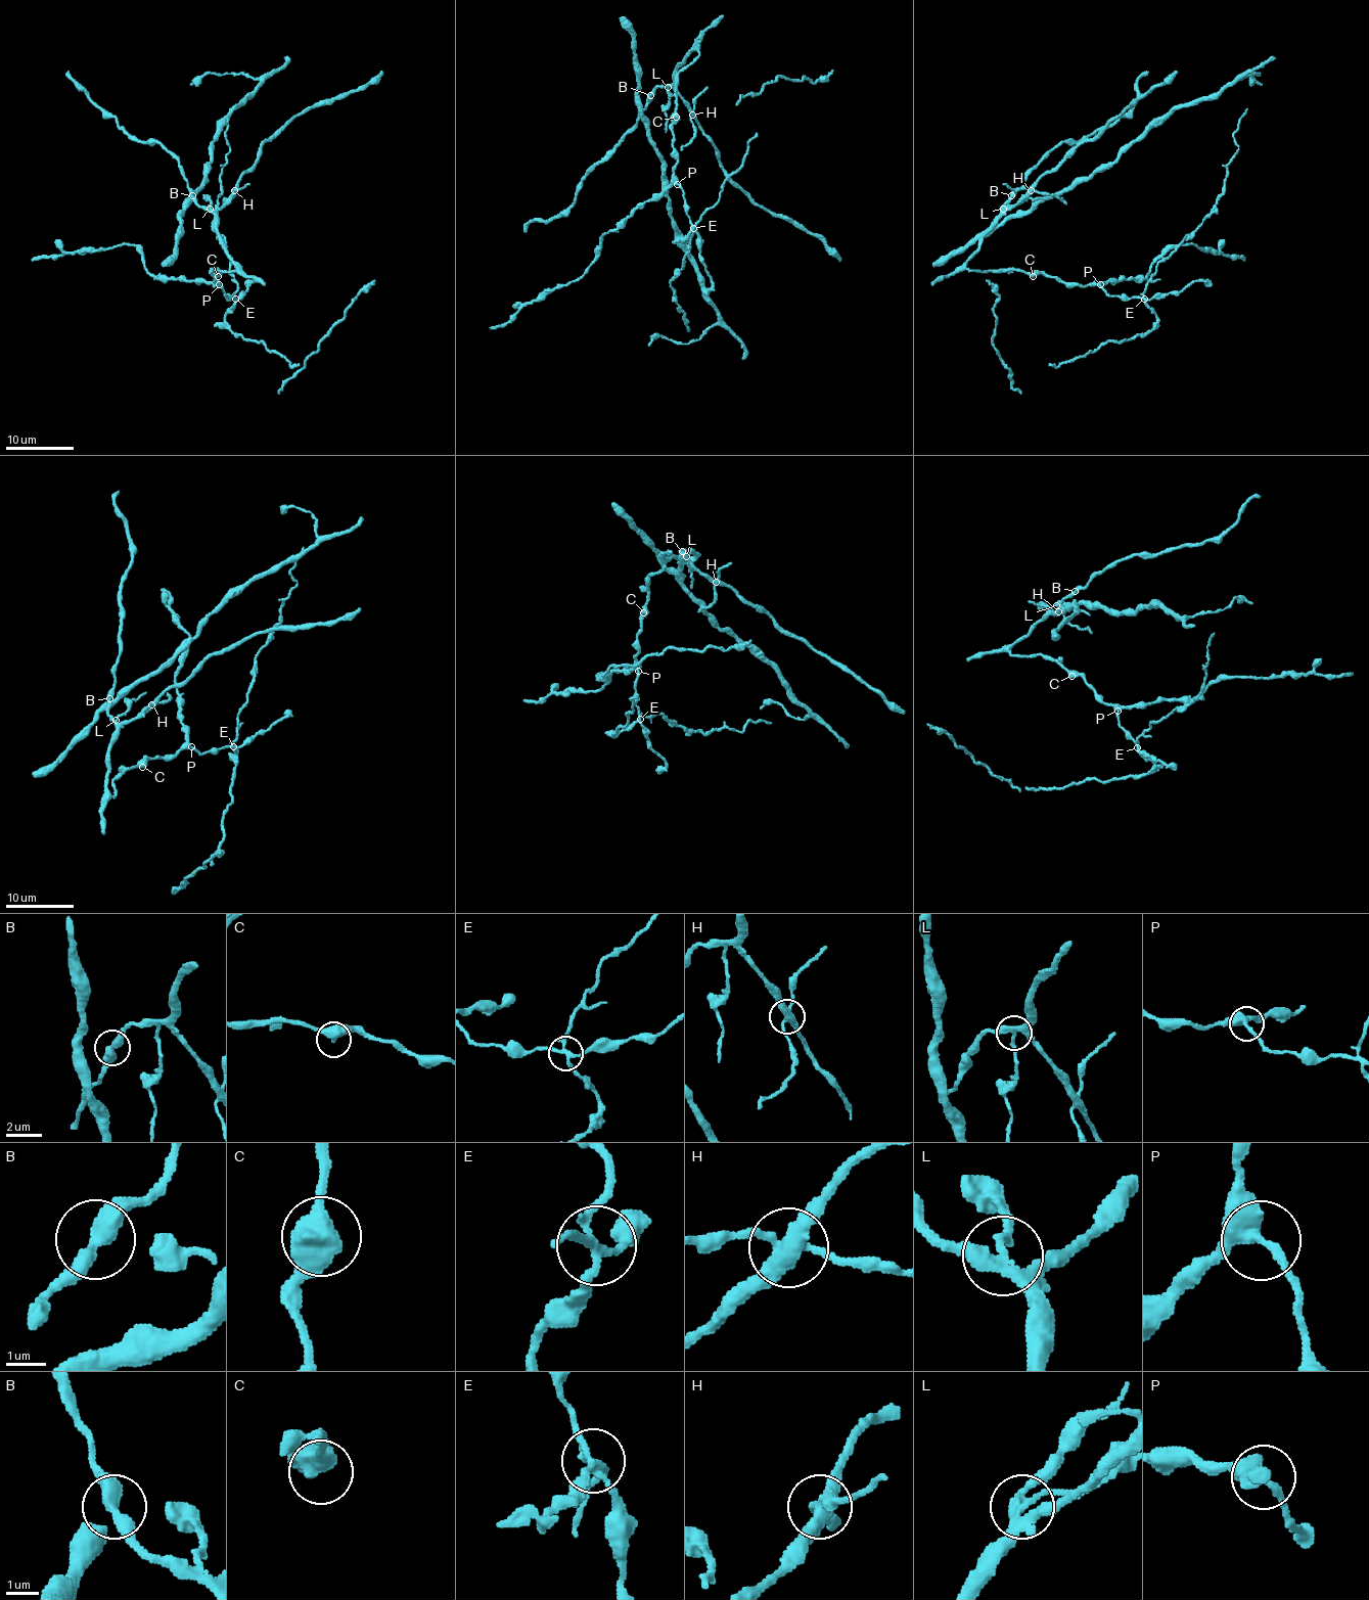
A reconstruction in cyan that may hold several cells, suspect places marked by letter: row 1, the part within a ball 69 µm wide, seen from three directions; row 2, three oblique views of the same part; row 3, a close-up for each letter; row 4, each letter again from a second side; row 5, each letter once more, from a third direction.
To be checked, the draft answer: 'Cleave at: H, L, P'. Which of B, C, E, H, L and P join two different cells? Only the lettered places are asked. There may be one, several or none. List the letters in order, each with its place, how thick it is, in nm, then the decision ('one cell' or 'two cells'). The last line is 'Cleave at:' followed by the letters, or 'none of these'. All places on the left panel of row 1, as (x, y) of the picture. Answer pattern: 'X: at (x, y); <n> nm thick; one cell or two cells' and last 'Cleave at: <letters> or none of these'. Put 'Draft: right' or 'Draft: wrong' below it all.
B: at (192, 195); 440 nm thick; one cell
C: at (218, 276); 400 nm thick; one cell
E: at (235, 299); 200 nm thick; two cells
H: at (234, 190); 400 nm thick; two cells
L: at (210, 209); 300 nm thick; two cells
P: at (219, 284); 320 nm thick; one cell
Cleave at: E, H, L
Draft: wrong

